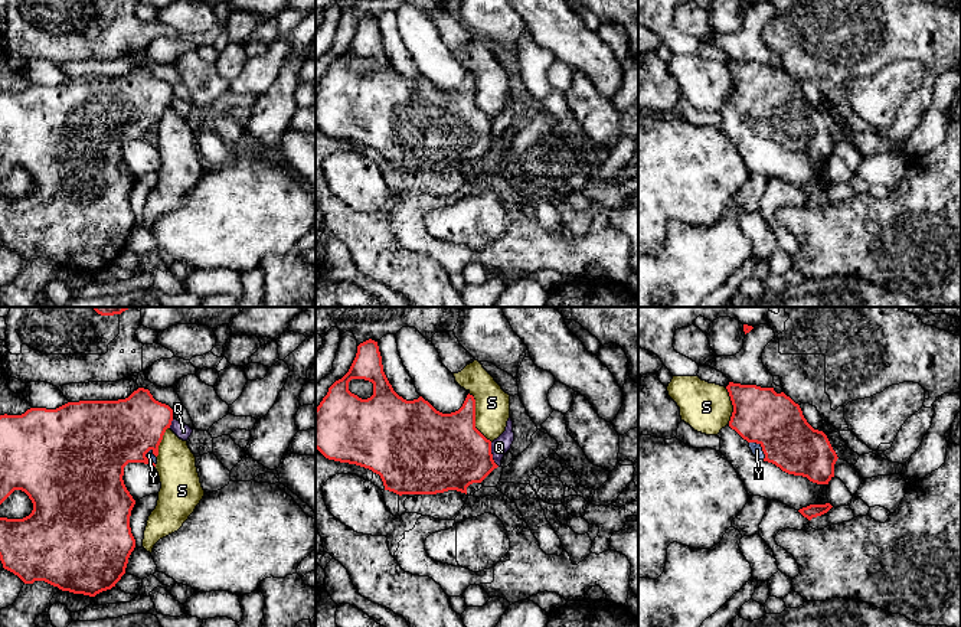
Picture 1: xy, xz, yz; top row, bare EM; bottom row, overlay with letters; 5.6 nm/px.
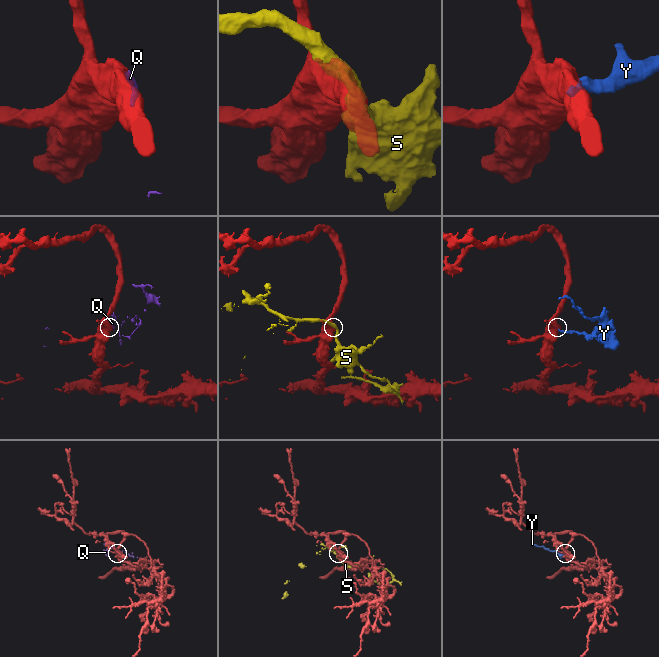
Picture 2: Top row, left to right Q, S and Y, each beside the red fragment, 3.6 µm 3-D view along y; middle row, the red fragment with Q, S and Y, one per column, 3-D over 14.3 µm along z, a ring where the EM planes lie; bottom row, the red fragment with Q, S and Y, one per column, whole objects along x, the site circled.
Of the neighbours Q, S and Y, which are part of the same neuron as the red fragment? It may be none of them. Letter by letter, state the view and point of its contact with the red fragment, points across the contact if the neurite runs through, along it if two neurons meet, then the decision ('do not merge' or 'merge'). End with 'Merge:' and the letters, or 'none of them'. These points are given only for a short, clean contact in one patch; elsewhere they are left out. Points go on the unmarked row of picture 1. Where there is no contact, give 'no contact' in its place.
Q: xz (492, 131) | along xz (490, 120), (493, 137), (499, 143) | do not merge
S: xz (474, 95) | do not merge
Y: yz (761, 123) | across yz (761, 92), (761, 123), (757, 127) | merge
Merge: Y

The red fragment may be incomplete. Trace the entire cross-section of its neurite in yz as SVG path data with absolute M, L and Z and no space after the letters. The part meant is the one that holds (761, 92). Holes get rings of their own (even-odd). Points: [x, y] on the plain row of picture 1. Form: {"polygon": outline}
{"polygon": "M729 59L733 89L729 104L749 120L752 131L782 148L828 161L837 131L827 112L814 107L784 69Z"}

